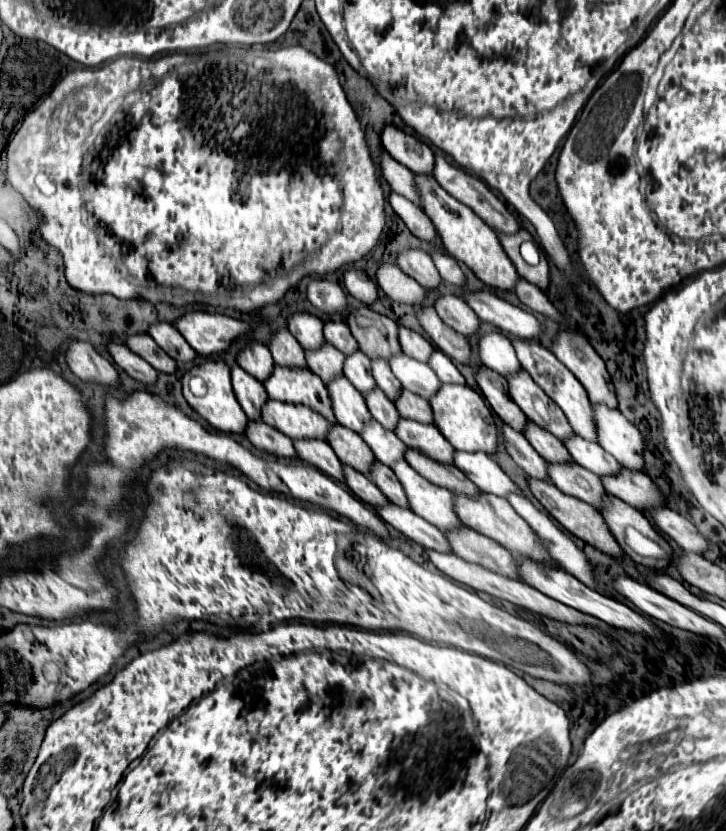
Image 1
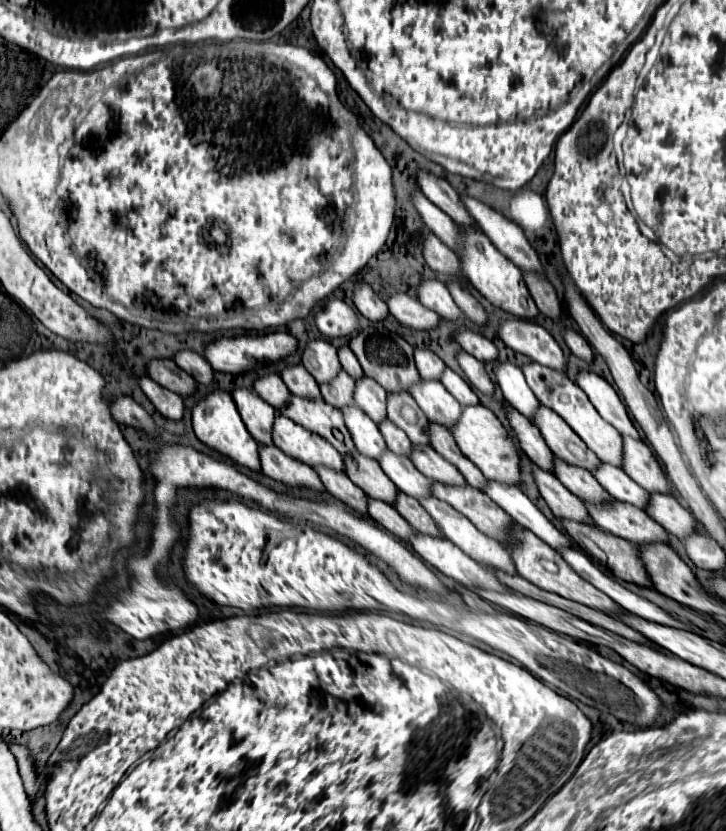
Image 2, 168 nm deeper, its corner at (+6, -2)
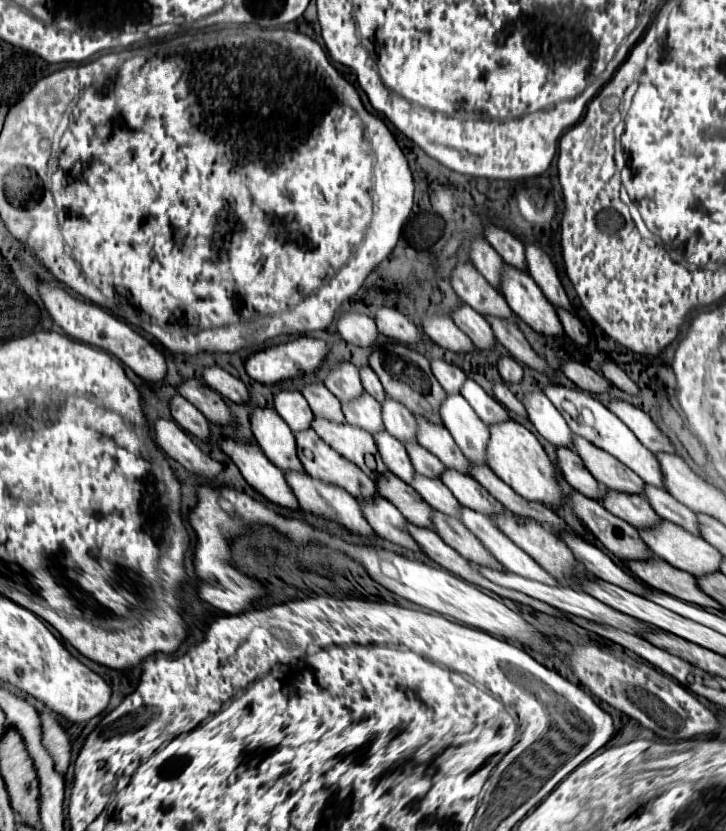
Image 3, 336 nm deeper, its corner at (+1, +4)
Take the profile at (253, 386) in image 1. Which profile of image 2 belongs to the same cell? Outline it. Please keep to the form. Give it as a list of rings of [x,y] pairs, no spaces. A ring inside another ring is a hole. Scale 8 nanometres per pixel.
[[[234,387],[232,397],[250,435],[260,443],[270,445],[276,409],[270,403],[262,401],[262,397],[258,397],[252,389],[246,387]]]

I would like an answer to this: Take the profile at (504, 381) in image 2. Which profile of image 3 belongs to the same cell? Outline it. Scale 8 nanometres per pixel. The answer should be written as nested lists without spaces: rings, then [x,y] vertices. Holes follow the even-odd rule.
[[[527,393],[521,401],[529,413],[529,421],[535,425],[539,435],[543,435],[555,447],[575,449],[573,431],[569,431],[569,425],[561,413],[543,393]]]

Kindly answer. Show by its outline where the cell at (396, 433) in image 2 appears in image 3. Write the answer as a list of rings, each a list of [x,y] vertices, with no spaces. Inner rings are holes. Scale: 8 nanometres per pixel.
[[[407,443],[405,449],[407,449],[417,473],[427,475],[431,479],[439,479],[439,471],[443,471],[445,465],[439,459],[435,459],[435,455],[431,455],[425,447],[421,447],[417,443]]]

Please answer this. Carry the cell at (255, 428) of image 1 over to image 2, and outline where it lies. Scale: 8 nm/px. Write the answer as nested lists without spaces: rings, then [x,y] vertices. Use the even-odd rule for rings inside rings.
[[[258,443],[258,453],[260,453],[260,465],[264,475],[282,481],[286,485],[302,485],[302,487],[312,487],[322,491],[324,485],[318,479],[316,471],[302,463],[302,461],[294,461],[290,455],[282,453],[276,445],[262,445]]]

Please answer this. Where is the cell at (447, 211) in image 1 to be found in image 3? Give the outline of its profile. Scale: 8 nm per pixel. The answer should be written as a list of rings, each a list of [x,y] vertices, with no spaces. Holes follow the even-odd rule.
[[[503,265],[503,295],[519,319],[537,333],[545,337],[561,337],[565,333],[555,307],[525,271]]]

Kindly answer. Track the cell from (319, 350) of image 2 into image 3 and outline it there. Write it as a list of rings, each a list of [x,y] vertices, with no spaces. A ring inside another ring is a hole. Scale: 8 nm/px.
[[[341,363],[337,369],[333,369],[331,375],[327,375],[325,379],[325,387],[331,389],[331,393],[337,395],[341,403],[357,399],[359,395],[365,393],[359,379],[359,369],[351,363]]]

